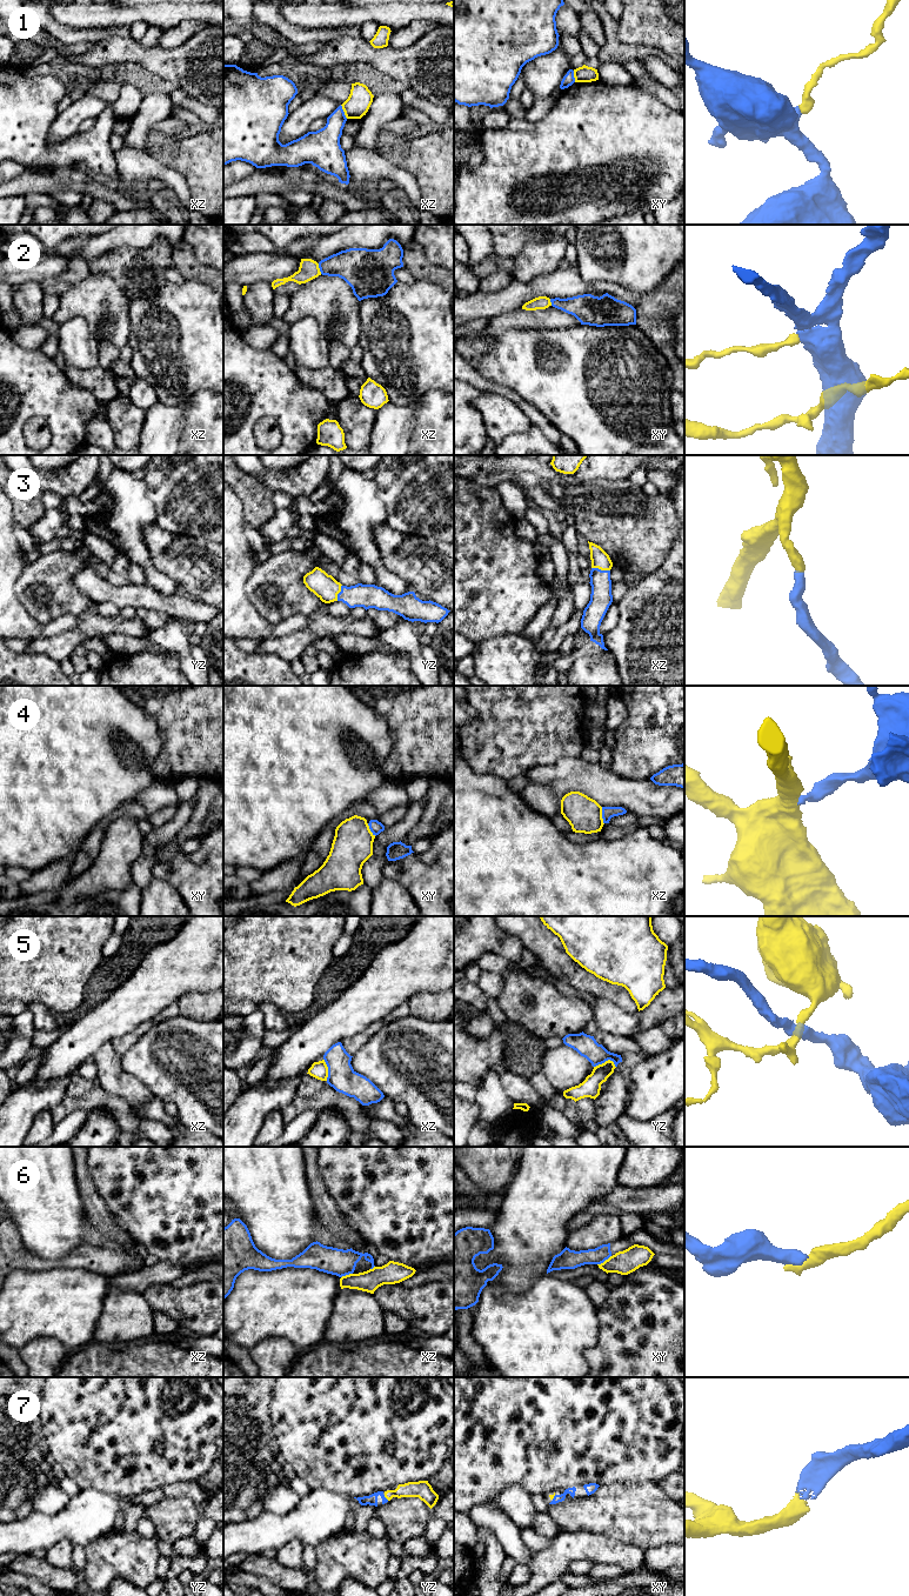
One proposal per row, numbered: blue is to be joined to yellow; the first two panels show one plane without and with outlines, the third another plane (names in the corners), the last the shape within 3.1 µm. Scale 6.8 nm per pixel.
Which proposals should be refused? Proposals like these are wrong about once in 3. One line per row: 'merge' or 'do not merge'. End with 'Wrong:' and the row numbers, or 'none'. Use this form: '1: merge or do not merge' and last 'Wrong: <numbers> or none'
1: do not merge
2: do not merge
3: merge
4: do not merge
5: do not merge
6: do not merge
7: merge
Wrong: 1, 2, 4, 5, 6

